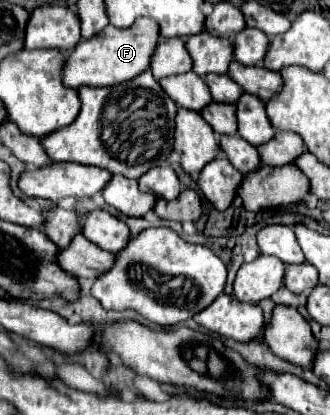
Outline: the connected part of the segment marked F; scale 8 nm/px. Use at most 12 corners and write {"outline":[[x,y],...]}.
{"outline":[[107,24],[79,42],[63,84],[115,86],[149,68],[159,24]]}

